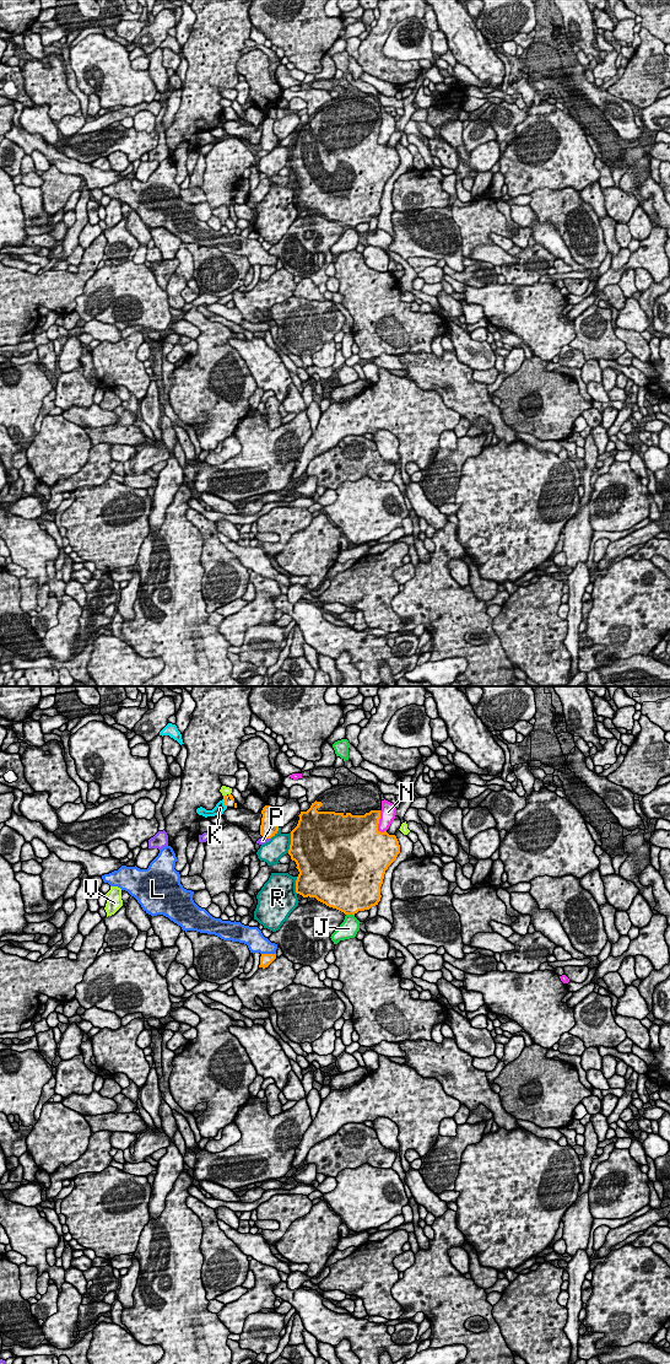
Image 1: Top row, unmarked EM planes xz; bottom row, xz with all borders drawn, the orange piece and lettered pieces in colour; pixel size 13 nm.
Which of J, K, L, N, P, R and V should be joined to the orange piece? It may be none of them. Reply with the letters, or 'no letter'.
no letter

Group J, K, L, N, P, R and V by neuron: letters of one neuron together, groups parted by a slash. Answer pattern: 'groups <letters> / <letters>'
groups J / K / L / N / P / R / V

